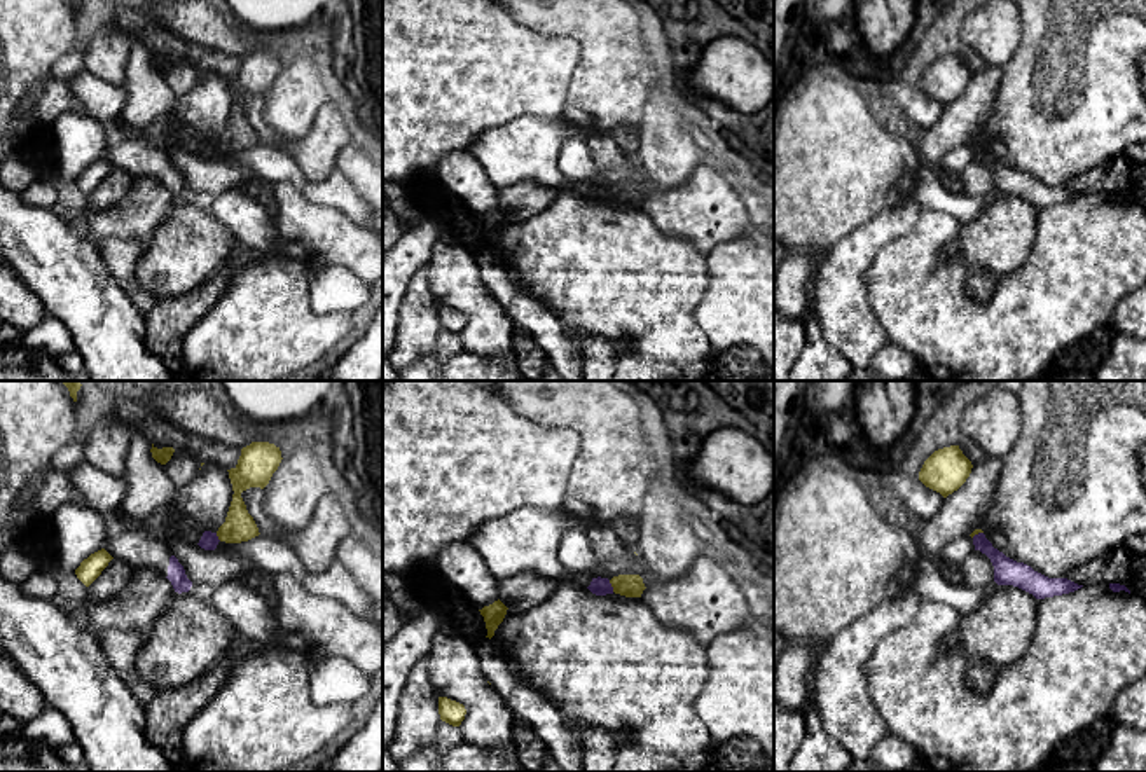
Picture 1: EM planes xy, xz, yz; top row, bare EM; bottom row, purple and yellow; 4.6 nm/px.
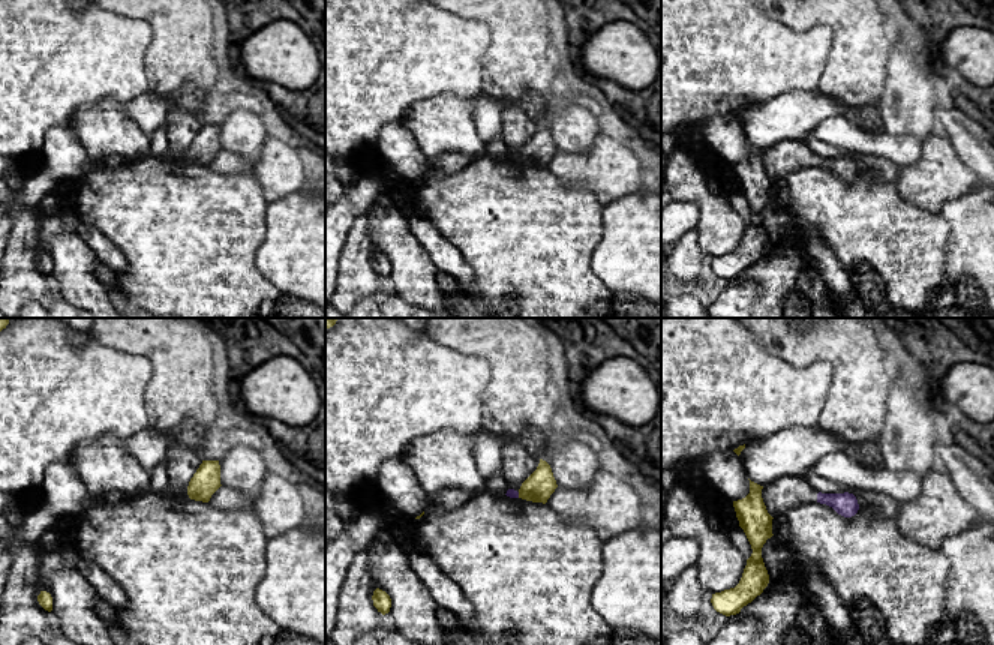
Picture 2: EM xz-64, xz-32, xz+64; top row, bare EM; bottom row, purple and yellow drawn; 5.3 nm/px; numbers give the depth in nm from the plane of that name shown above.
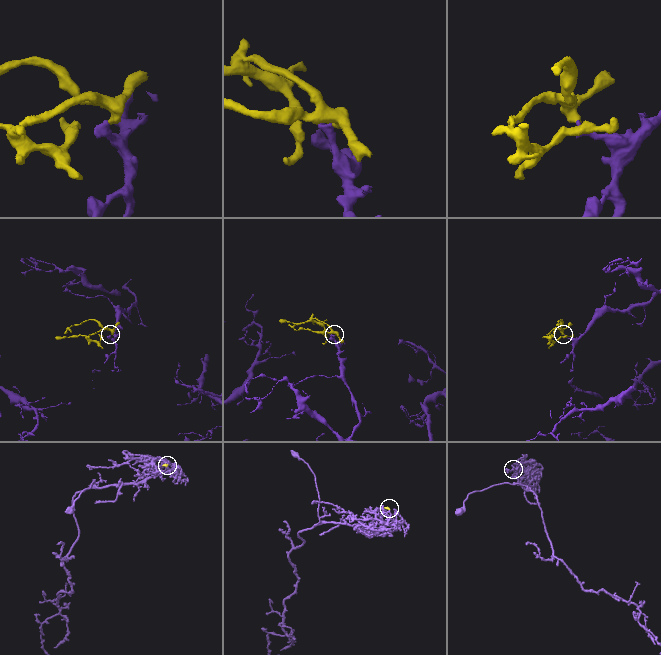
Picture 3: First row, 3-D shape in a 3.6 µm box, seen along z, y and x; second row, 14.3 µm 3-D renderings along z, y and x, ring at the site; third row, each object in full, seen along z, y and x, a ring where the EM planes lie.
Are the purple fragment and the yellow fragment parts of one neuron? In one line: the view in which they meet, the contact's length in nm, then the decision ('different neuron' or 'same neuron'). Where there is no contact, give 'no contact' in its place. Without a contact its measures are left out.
xz | 60 nm | different neuron

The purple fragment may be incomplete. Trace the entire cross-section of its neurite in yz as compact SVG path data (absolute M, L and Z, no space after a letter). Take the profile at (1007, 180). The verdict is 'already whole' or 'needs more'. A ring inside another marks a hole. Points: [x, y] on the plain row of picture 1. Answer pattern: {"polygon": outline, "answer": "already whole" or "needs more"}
{"polygon": "M984 141L973 145L975 159L985 162L994 175L994 190L998 194L1013 194L1036 208L1053 206L1074 201L1083 194L1078 194L1067 187L1048 187L1024 171L1017 171L1006 166L1003 161L992 155Z", "answer": "already whole"}

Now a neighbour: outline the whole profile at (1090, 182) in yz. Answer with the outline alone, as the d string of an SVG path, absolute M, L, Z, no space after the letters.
M1123 154L1111 159L1108 164L1092 168L1083 176L1066 183L1064 187L1078 194L1095 194L1095 192L1120 192L1125 194L1130 178L1134 161L1127 159Z

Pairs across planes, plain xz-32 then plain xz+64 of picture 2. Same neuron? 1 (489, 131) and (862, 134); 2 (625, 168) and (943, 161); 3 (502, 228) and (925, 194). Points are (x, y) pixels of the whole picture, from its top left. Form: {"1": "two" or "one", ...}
{"1": "one", "2": "one", "3": "two"}

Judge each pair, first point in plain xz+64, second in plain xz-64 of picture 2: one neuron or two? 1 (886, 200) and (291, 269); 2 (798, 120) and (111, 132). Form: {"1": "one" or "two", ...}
{"1": "two", "2": "one"}

